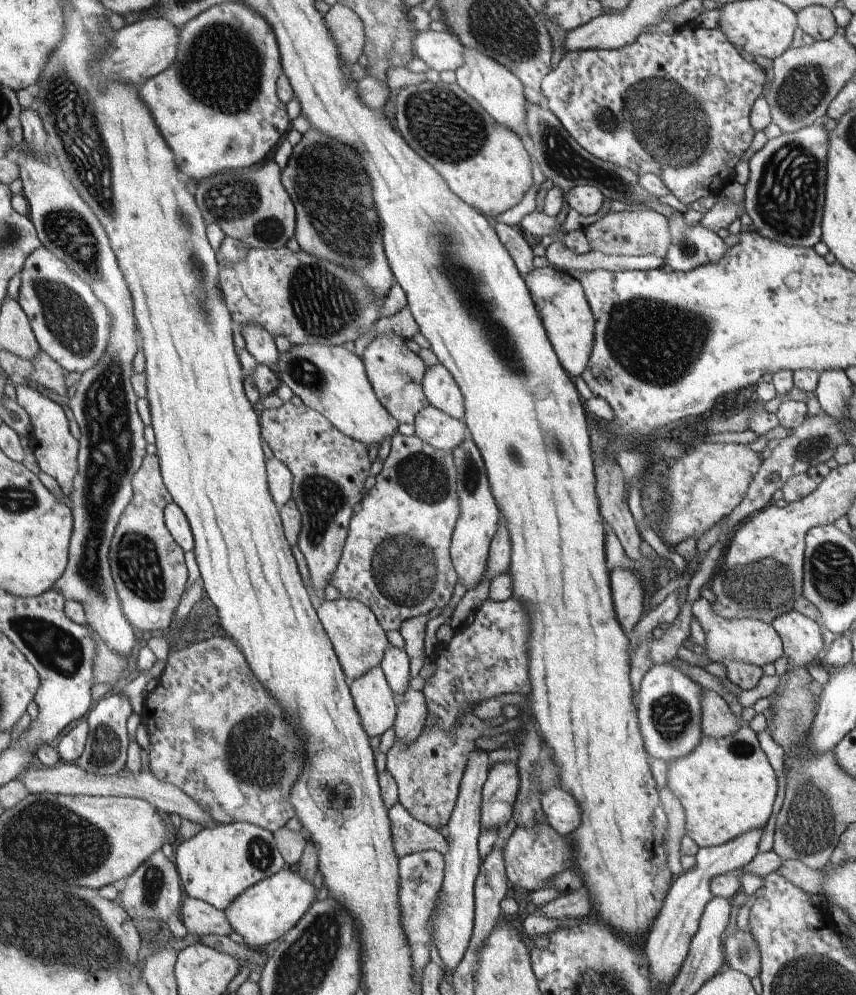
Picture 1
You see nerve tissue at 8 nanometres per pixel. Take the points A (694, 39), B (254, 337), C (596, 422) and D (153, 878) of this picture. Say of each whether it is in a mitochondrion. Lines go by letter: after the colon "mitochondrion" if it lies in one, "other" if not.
A: other
B: other
C: other
D: mitochondrion

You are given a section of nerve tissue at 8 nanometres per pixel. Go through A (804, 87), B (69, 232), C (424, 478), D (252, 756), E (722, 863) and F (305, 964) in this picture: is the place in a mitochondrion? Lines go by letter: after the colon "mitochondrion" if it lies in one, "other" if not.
A: mitochondrion
B: mitochondrion
C: mitochondrion
D: mitochondrion
E: other
F: mitochondrion

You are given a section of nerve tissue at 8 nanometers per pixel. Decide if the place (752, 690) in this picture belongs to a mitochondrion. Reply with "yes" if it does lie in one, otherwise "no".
no

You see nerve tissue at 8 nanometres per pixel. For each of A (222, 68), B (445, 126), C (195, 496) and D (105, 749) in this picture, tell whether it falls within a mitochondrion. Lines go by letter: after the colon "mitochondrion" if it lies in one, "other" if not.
A: mitochondrion
B: mitochondrion
C: other
D: mitochondrion

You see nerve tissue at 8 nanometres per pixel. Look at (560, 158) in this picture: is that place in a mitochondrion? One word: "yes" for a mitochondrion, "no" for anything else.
yes

